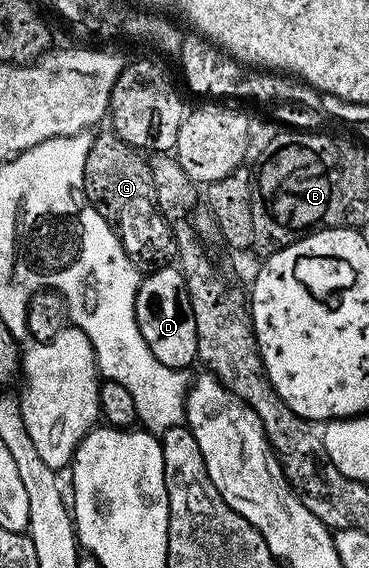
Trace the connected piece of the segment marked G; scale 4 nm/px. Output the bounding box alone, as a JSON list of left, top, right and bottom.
[85,130,177,268]

